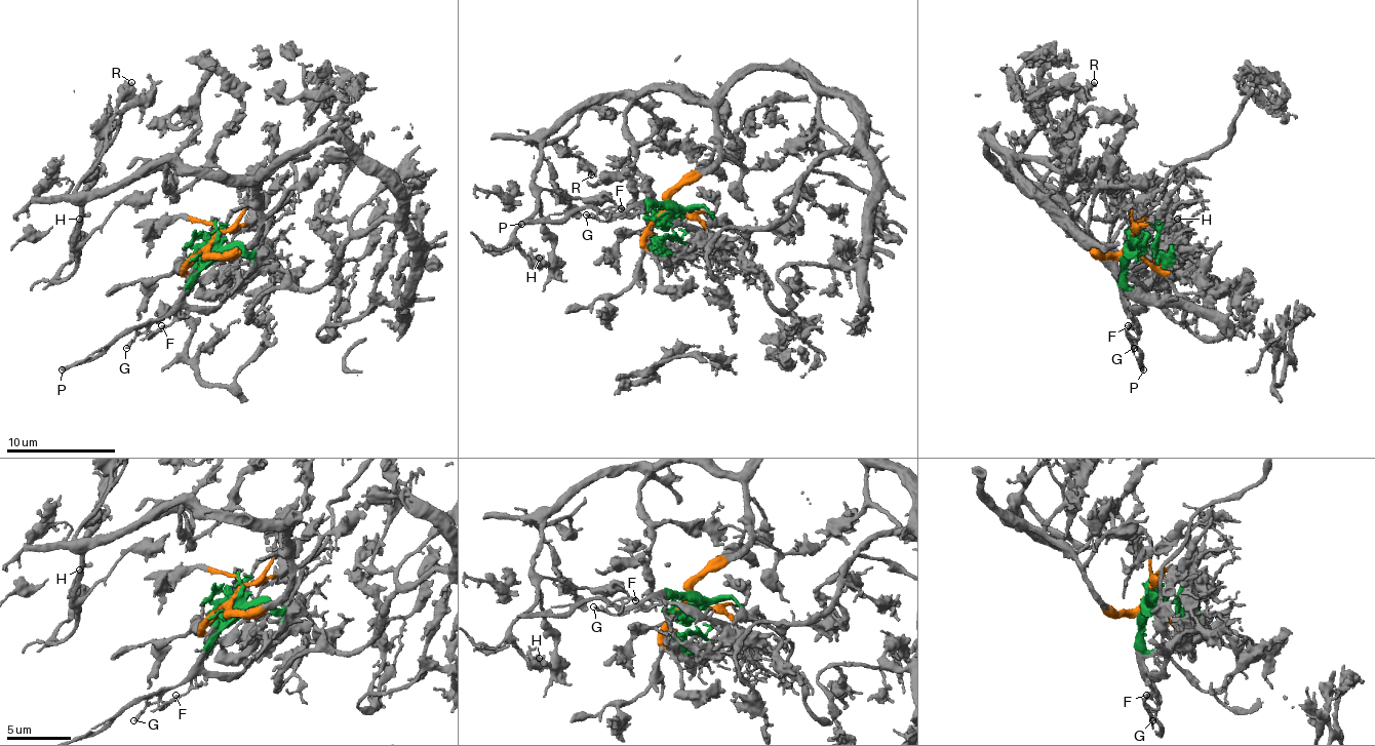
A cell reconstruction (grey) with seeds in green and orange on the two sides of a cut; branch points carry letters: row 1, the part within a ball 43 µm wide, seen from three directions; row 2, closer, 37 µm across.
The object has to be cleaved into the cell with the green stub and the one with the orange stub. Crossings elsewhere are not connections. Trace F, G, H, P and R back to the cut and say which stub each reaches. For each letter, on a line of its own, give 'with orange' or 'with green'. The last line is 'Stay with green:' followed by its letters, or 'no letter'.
F: with green
G: with green
H: with orange
P: with green
R: with orange
Stay with green: F, G, P

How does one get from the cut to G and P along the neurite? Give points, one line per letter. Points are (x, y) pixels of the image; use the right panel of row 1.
G: (1130, 245), (1128, 314), (1138, 325), (1138, 342), (1133, 347)
P: (1130, 245), (1128, 314), (1133, 319), (1128, 330), (1133, 355), (1144, 368)

